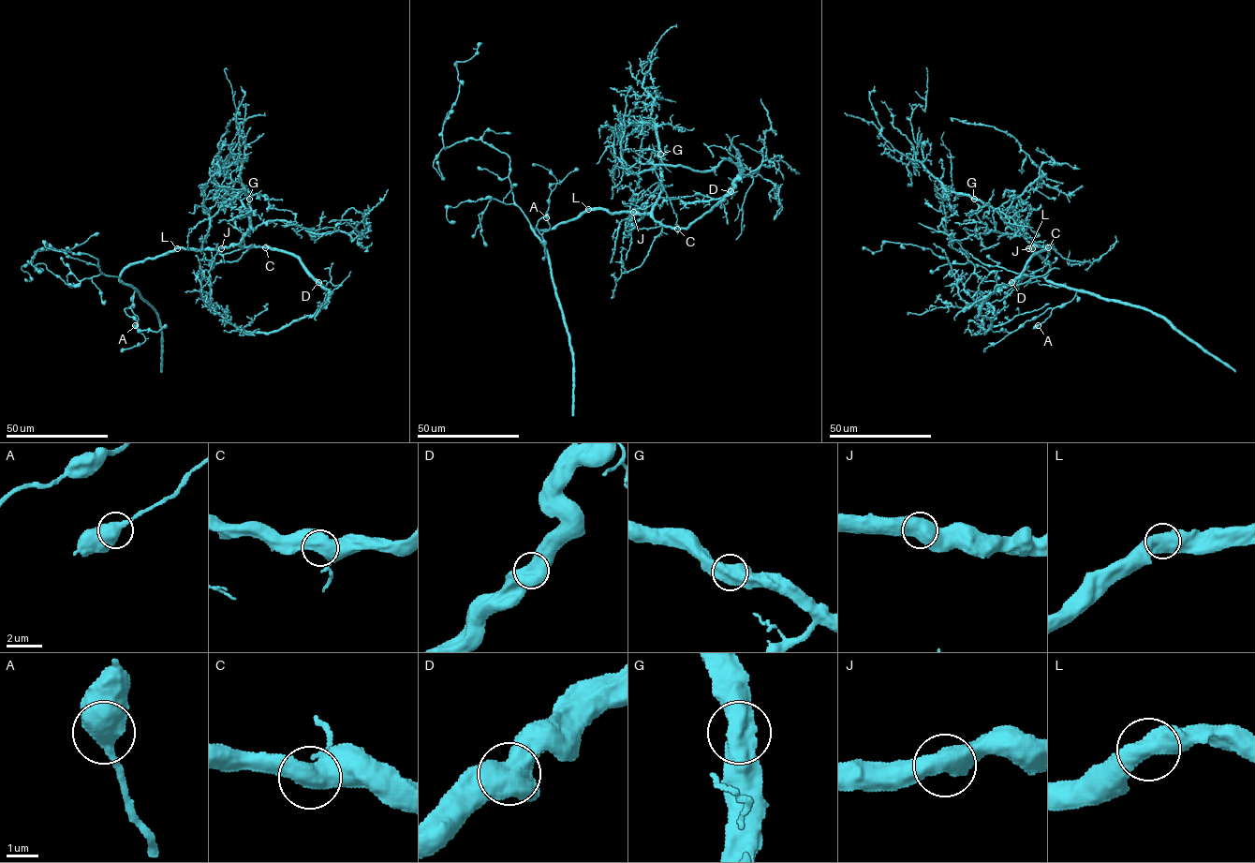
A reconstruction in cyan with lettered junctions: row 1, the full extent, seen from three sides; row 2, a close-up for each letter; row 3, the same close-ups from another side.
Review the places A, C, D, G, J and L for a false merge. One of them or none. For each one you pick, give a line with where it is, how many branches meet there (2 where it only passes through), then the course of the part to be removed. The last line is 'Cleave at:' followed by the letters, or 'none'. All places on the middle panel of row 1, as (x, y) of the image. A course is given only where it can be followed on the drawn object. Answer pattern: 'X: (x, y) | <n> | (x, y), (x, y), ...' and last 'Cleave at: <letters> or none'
Cleave at: none

